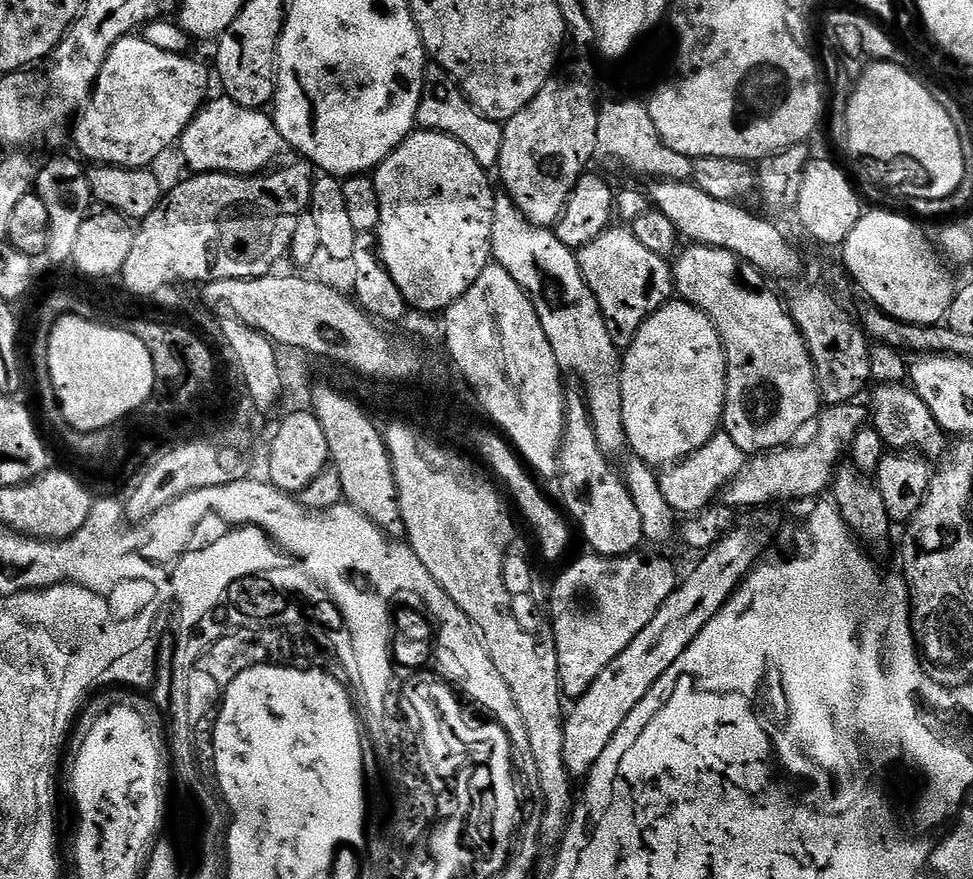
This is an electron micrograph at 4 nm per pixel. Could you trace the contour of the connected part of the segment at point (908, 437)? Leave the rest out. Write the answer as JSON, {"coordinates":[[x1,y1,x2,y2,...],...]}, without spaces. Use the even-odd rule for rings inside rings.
{"coordinates":[[907,383,876,384,871,392,870,424,871,427,876,427,873,428,875,435,880,436,889,449,900,454,913,452,925,458,940,458,949,451,949,437,944,429,938,426,934,414,930,414,930,406,922,402,915,388]]}

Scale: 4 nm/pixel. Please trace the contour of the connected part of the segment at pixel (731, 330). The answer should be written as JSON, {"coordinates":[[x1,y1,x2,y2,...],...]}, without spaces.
{"coordinates":[[692,244,686,248,675,257,672,264,672,282,679,299,708,313,724,347,726,390,722,431,730,434,730,438,734,438,734,446,738,446,738,450,745,454,763,454,791,445,797,439,795,436,819,417,822,401,808,347,786,311,785,301,783,304,768,289,769,281,760,275,760,271,730,250,701,244]]}

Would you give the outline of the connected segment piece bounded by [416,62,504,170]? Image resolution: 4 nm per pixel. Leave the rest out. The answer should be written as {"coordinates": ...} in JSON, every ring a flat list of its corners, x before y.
{"coordinates":[[435,62,424,65,424,85,422,98,418,102,416,123,425,132,441,132,462,142,462,146,466,146,466,150,474,154,474,162,478,162,478,166,482,166,485,170,497,167,504,132,501,121,483,116,460,91,456,81,447,76]]}

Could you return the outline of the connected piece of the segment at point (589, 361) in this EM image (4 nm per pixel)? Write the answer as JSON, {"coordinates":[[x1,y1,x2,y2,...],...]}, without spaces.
{"coordinates":[[506,194,497,195,494,202,494,222,490,230,490,246,492,260,530,298,534,310,538,314,538,322,542,322,542,330,546,330,546,338,550,342,550,350,554,350,554,358,565,373,573,372,580,379,579,387,588,405,588,417,594,426,594,438,598,438,598,450,609,458,623,457,628,448,628,435,624,429,622,418,622,386,620,385,621,353,614,346,610,334,606,334,606,322,602,318,602,310,590,290,586,286,586,278,582,278,582,270,576,261,576,252,568,248,556,236,551,227,539,228,531,224,518,210,515,202]]}

